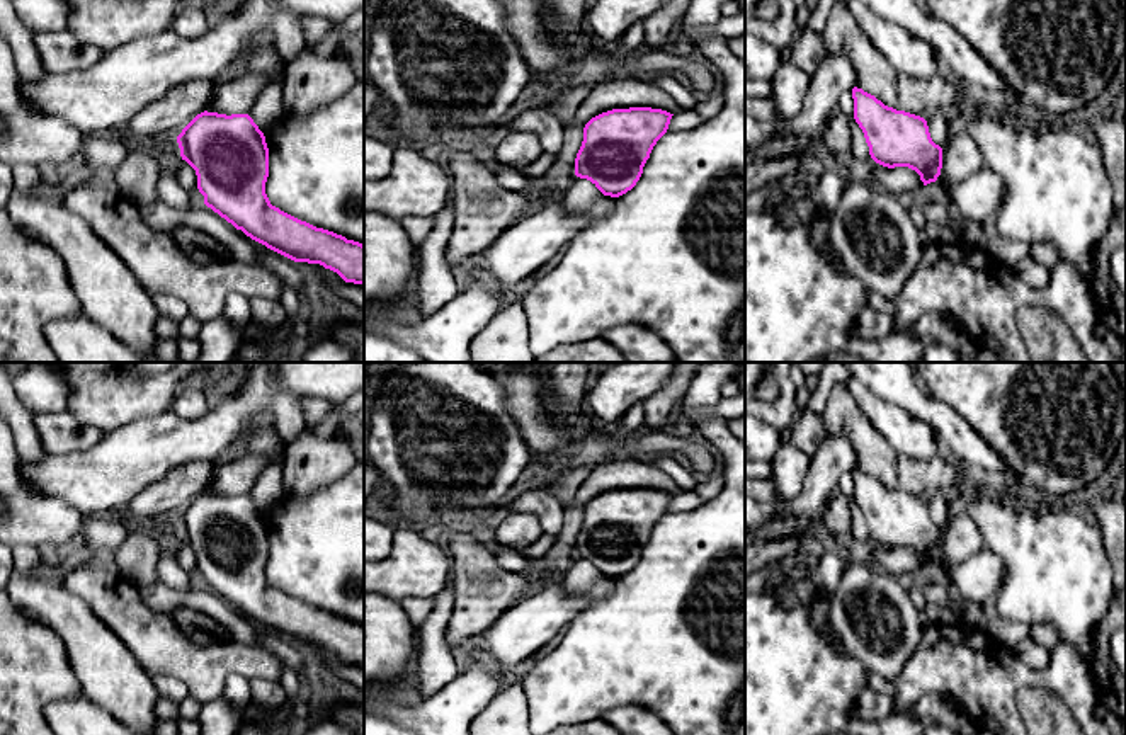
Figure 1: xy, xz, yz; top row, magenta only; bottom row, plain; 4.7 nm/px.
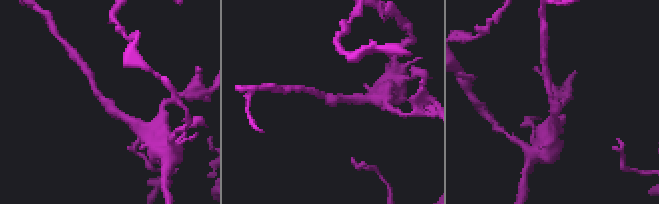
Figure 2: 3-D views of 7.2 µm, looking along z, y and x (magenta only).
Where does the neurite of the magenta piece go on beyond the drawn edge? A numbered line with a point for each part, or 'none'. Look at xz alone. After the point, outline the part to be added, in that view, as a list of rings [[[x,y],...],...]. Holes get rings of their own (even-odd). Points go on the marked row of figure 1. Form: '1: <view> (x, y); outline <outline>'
none

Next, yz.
none

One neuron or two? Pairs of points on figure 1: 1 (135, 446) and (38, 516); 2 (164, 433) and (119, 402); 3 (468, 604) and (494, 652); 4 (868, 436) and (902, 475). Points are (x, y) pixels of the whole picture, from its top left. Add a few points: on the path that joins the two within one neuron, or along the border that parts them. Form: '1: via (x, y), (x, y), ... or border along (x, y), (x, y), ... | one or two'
1: border along (24, 480), (34, 490), (60, 497), (85, 516) | two
2: border along (170, 409), (140, 417), (106, 434) | two
3: border along (512, 606), (482, 633) | two
4: via (873, 446), (892, 465) | one

